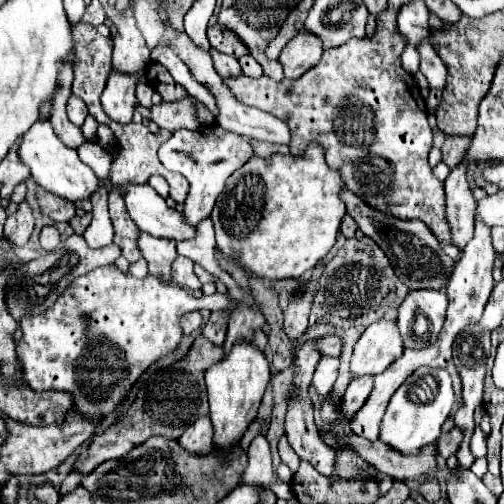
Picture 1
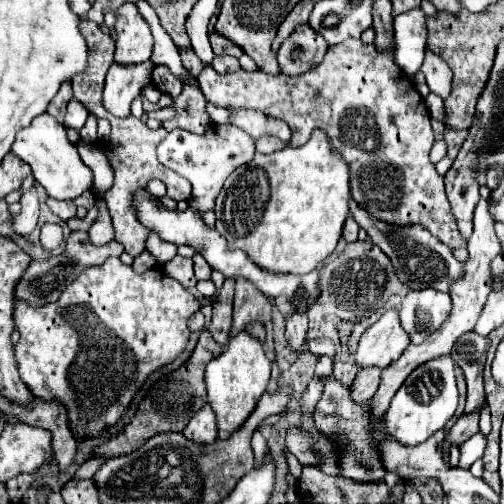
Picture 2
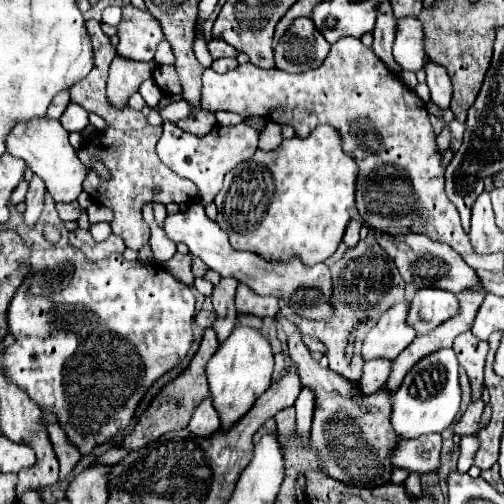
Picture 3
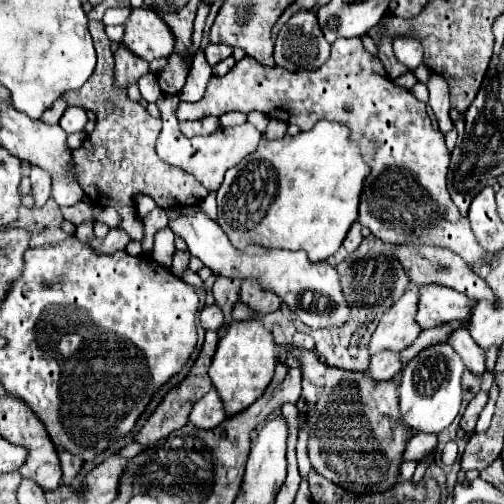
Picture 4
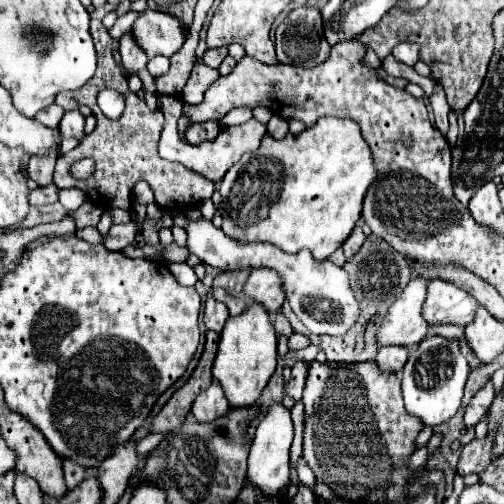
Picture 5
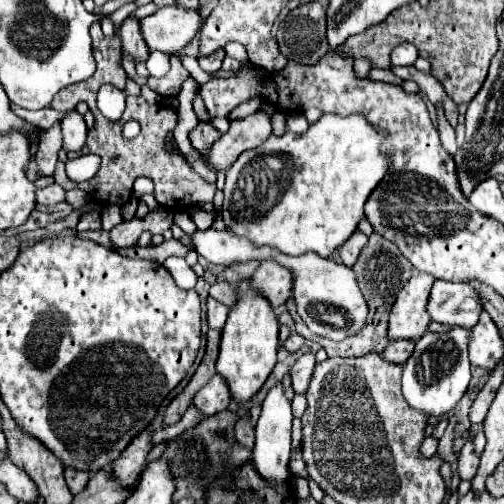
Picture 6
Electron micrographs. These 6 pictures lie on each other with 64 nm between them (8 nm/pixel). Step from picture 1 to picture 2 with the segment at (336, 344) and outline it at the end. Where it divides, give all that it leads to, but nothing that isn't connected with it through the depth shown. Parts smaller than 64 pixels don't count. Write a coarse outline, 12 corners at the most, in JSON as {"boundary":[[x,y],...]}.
{"boundary":[[328,338],[308,342],[316,356],[336,356],[336,346]]}

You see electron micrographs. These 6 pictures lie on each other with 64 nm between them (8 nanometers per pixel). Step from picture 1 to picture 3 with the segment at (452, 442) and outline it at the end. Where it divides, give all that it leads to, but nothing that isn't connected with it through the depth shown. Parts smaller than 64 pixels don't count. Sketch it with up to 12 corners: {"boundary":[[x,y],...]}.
{"boundary":[[484,402],[468,406],[454,426],[454,434],[468,436],[480,430]]}

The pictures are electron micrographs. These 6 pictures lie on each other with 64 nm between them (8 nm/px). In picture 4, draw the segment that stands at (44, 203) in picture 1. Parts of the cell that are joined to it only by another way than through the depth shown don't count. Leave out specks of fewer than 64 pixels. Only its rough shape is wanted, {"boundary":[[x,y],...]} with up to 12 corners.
{"boundary":[[88,202],[60,208],[64,220],[82,224],[92,220],[92,208]]}

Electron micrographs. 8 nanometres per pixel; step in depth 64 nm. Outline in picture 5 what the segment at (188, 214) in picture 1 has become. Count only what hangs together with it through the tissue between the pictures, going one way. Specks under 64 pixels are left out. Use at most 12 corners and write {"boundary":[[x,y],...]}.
{"boundary":[[158,96],[160,156],[214,184],[266,134],[256,120],[192,146],[178,136],[180,96]]}

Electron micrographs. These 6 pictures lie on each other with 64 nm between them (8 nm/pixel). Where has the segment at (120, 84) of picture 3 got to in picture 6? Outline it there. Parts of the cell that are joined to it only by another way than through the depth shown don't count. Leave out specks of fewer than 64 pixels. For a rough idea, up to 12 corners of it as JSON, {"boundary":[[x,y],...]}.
{"boundary":[[138,18],[122,24],[122,52],[134,62],[148,58]]}

